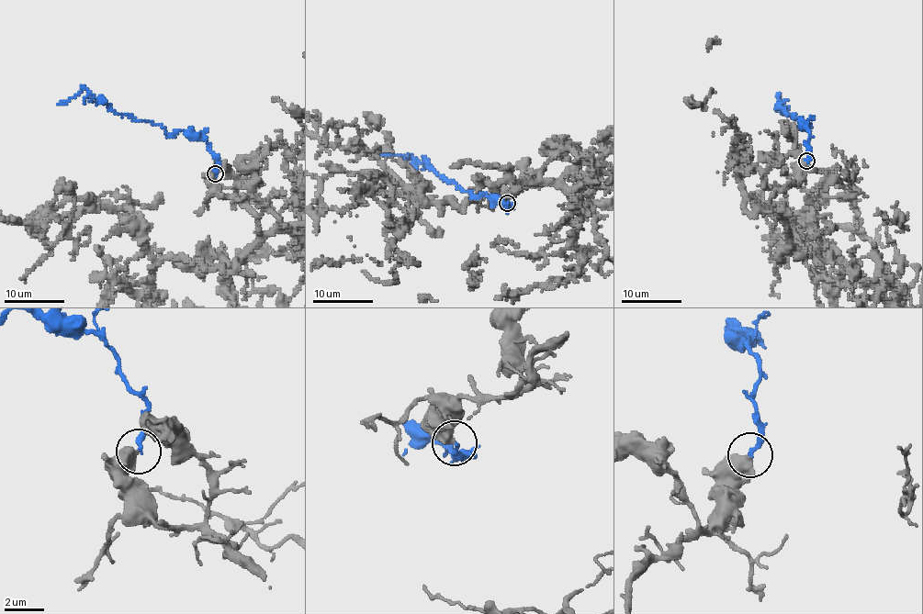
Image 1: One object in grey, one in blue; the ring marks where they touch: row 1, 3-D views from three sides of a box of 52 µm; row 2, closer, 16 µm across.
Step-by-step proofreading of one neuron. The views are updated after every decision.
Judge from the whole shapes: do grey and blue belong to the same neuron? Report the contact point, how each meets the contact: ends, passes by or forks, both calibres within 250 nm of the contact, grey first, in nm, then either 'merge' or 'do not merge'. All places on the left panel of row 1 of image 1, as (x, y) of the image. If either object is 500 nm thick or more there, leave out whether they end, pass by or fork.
at (215, 173); 500 nm thick on the grey side, 240 nm on the other; merge

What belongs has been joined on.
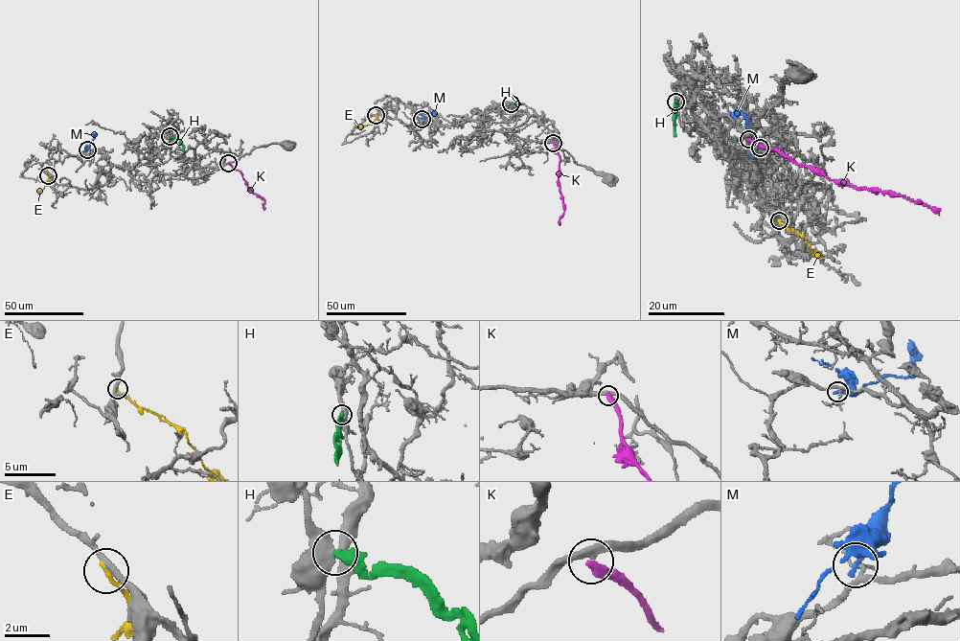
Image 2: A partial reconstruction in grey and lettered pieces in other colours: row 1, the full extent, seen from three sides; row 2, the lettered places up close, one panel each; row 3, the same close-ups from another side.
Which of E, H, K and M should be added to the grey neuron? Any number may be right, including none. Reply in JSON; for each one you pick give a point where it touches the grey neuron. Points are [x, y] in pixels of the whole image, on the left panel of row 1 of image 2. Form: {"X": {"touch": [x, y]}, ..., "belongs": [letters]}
{"belongs": []}

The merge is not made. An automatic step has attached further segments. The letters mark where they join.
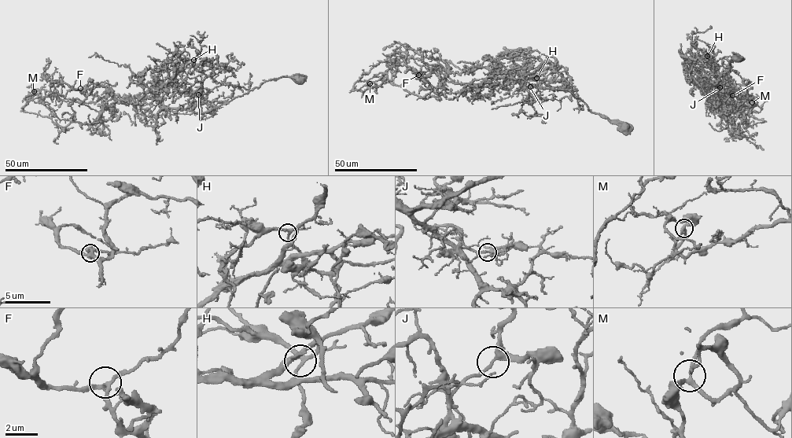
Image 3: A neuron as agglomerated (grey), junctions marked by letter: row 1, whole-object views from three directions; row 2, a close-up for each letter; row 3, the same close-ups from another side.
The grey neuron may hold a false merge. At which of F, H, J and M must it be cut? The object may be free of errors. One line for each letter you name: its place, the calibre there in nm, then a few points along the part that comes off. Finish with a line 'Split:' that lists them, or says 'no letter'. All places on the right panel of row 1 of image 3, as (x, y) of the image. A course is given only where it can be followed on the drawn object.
J: Place: (720, 87). Thickness 240 nm. Course of the part to remove: (720, 87), (708, 58), (727, 97), (707, 80), (723, 101), (734, 104), (727, 116), (717, 108), (730, 112)
Split: J

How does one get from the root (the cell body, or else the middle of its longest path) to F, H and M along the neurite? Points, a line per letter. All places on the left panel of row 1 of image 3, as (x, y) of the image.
F: (299, 80), (266, 81), (199, 114), (167, 108), (151, 93), (127, 104), (98, 83), (80, 88)
H: (299, 80), (281, 76), (266, 81), (197, 114), (186, 108), (201, 81), (202, 64), (192, 65), (193, 60)
M: (299, 80), (266, 81), (199, 114), (167, 108), (154, 86), (133, 97), (107, 94), (88, 103), (34, 91)

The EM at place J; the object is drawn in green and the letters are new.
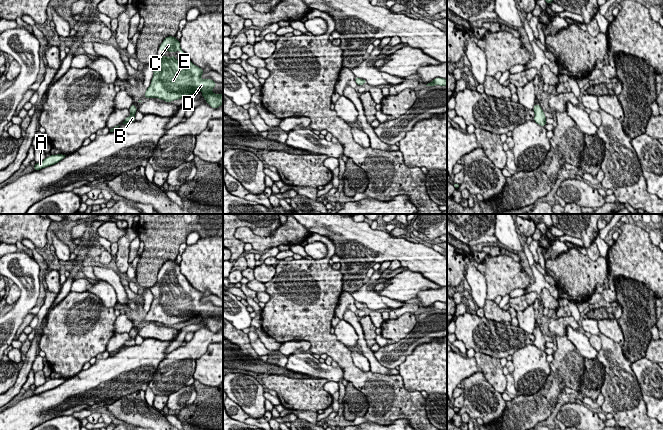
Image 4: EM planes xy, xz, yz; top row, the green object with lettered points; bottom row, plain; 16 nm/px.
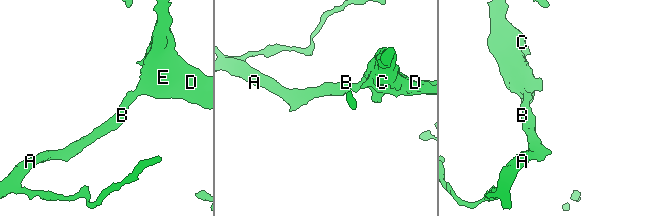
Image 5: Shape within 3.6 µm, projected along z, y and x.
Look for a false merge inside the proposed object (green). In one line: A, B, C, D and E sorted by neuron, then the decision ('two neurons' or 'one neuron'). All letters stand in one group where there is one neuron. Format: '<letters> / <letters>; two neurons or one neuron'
A B / C D E; two neurons

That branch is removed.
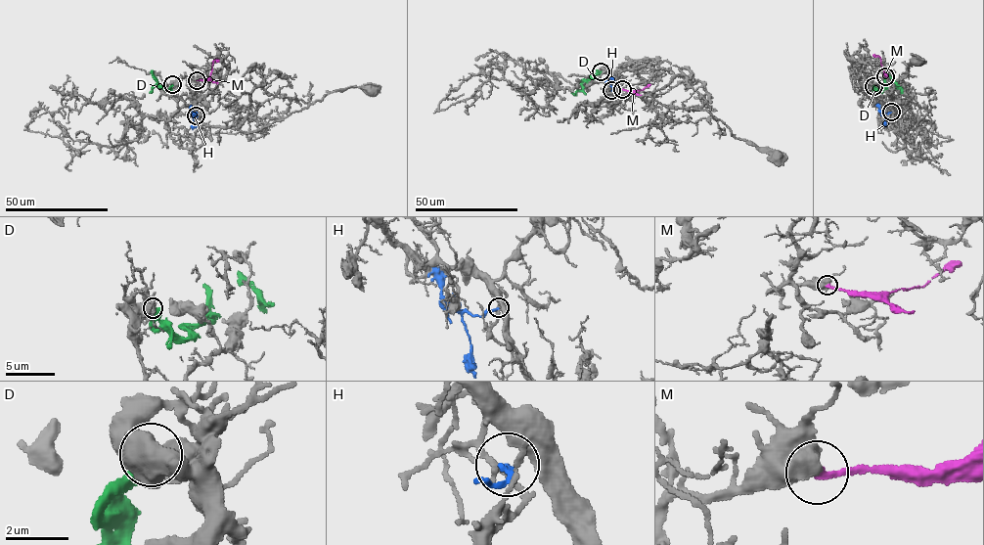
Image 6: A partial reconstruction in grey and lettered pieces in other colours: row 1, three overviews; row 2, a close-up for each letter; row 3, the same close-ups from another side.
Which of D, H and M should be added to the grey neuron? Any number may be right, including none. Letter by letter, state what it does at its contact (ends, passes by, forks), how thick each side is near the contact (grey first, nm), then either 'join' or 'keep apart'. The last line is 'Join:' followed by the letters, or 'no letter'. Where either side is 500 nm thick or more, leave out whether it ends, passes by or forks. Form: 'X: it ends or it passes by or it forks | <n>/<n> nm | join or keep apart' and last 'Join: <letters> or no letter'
D: 650/360 nm | keep apart
H: it ends | 190/160 nm | keep apart
M: 800/240 nm | keep apart
Join: no letter

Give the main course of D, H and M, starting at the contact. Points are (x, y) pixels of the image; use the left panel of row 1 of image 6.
D: (172, 85), (169, 91), (161, 88), (152, 72), (156, 82), (150, 92)
H: (197, 115), (193, 115), (193, 129)
M: (197, 80), (206, 80), (212, 62), (219, 61)

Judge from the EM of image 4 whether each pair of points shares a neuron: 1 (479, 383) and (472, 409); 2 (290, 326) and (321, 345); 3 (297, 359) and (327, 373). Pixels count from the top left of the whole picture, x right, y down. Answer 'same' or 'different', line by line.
1: same
2: same
3: same

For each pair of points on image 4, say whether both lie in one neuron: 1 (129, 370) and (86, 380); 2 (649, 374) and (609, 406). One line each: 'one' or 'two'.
1: one
2: two

